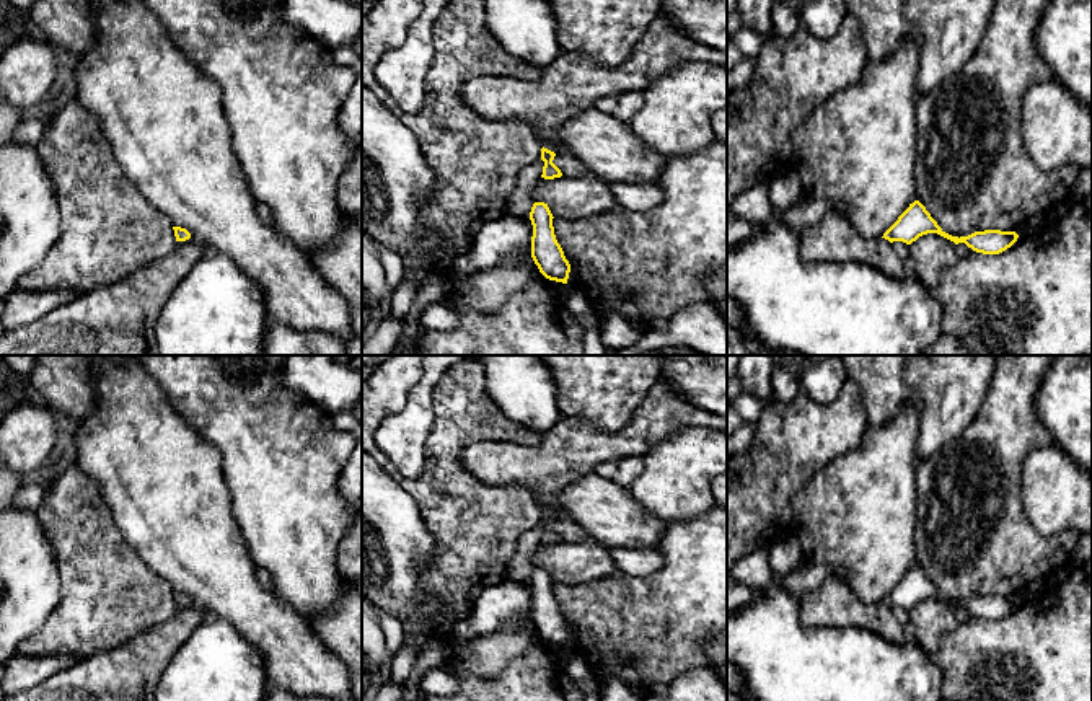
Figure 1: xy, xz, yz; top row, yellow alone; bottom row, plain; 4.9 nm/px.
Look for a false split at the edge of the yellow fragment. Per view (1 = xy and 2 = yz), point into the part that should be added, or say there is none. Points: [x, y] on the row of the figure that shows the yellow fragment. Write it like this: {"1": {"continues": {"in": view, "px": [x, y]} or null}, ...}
{"1": {"continues": null}, "2": {"continues": null}}

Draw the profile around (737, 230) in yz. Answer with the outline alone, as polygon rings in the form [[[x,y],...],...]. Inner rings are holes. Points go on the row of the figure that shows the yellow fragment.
[[[727,207],[727,249],[756,236],[761,225],[753,225],[737,218]]]

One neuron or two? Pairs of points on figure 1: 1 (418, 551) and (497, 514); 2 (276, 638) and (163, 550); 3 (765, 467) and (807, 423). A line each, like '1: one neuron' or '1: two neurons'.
1: two neurons
2: one neuron
3: one neuron

